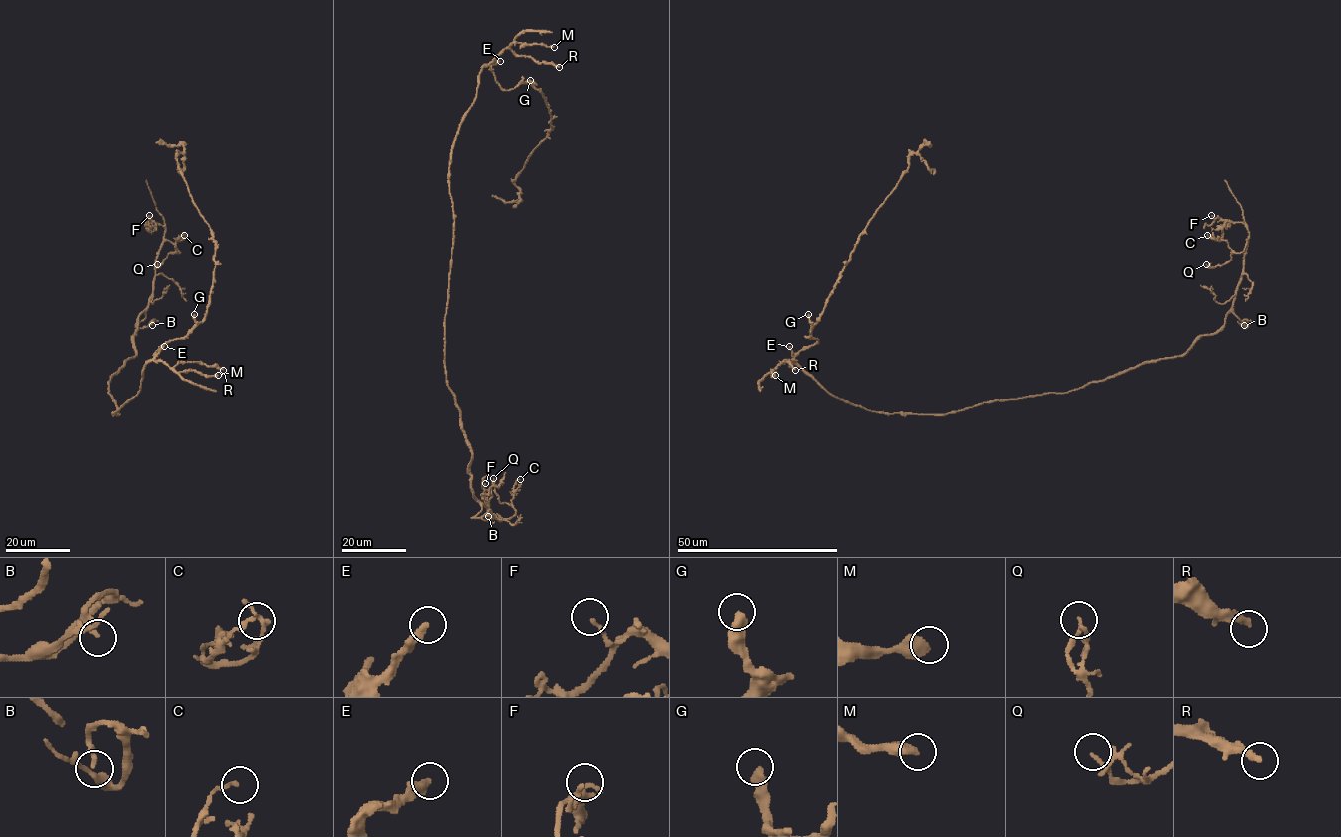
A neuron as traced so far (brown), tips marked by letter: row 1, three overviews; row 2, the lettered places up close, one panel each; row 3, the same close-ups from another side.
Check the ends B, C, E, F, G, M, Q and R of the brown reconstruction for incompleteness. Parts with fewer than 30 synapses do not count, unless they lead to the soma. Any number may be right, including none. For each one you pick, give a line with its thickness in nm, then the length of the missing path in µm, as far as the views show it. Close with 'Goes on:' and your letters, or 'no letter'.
Goes on: no letter

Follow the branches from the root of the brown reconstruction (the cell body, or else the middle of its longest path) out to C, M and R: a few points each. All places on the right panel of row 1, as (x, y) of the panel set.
C: (925, 414), (1067, 393), (1182, 355), (1224, 324), (1243, 269), (1247, 240), (1236, 252), (1207, 235)
M: (925, 414), (882, 413), (845, 402), (827, 393), (793, 361), (782, 361), (770, 372), (775, 375)
R: (925, 414), (872, 411), (827, 393), (793, 361), (782, 361), (777, 367), (787, 362), (795, 370)

